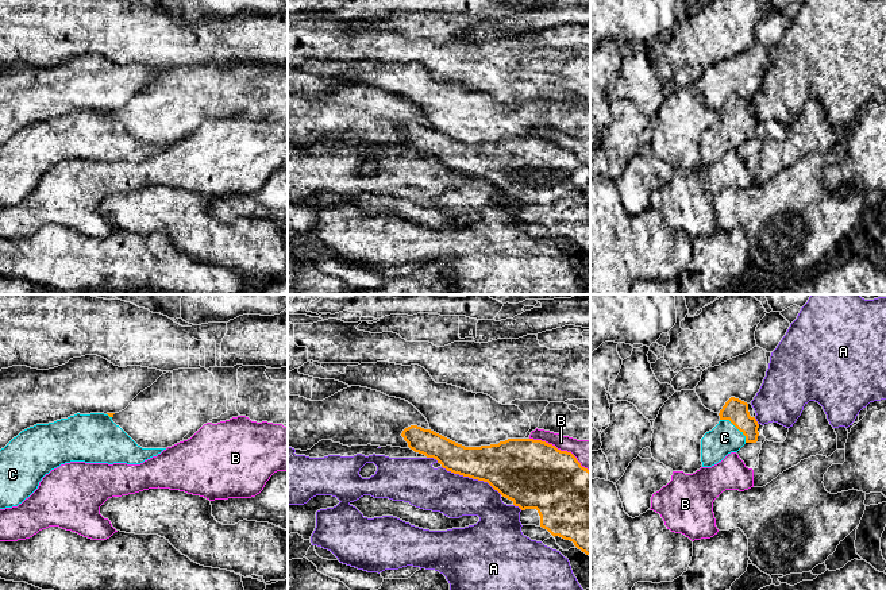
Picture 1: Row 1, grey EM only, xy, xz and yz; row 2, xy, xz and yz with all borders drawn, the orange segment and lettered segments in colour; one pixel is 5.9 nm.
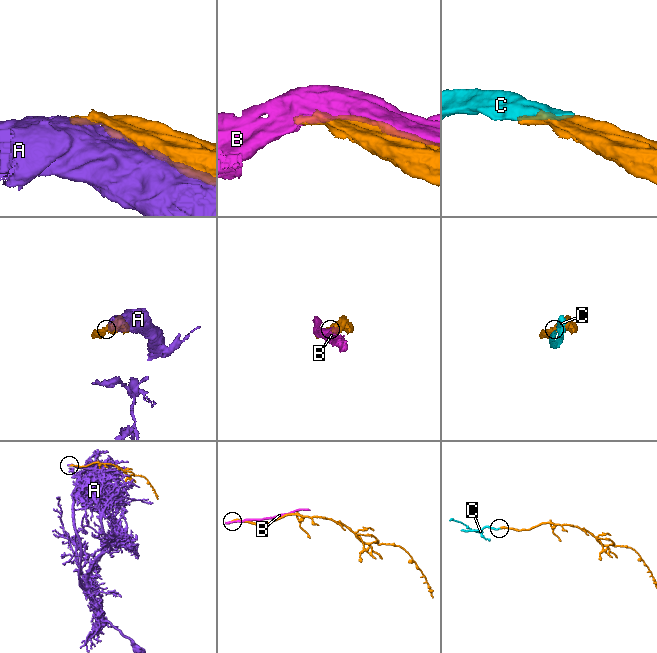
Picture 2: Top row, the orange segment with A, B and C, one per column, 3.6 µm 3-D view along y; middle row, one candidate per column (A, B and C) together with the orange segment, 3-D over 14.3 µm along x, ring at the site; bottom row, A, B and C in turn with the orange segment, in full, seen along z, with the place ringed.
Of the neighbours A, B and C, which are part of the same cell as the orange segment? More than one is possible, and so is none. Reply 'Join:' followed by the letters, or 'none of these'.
Join: C

